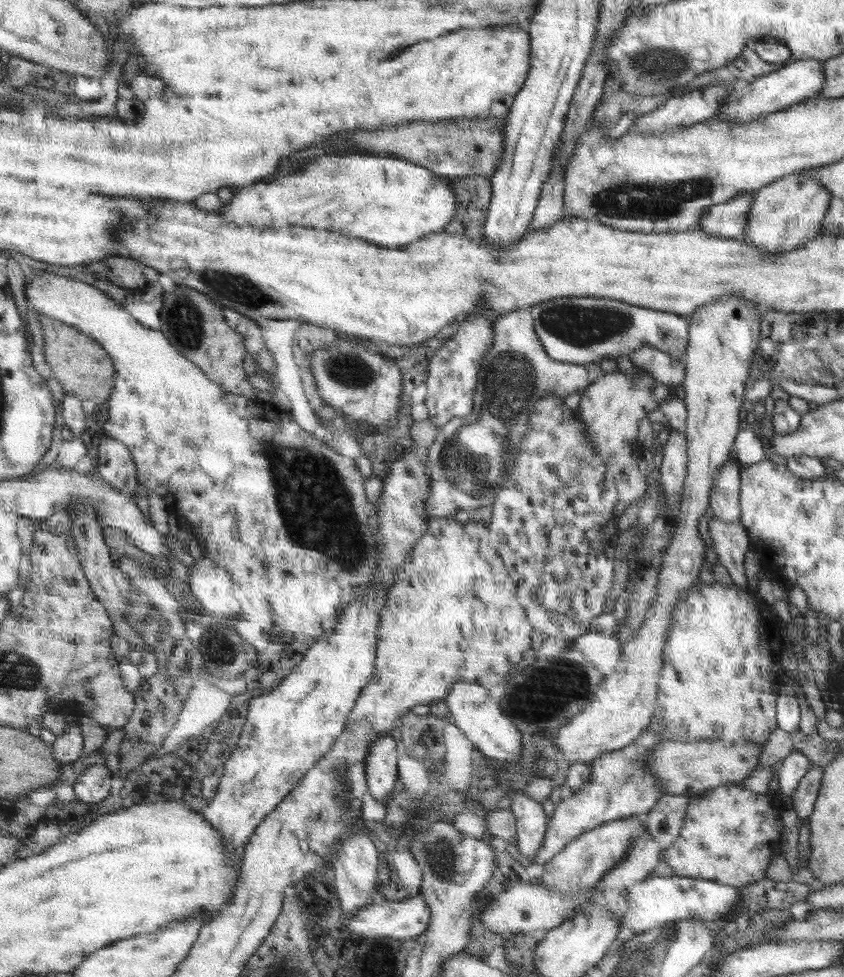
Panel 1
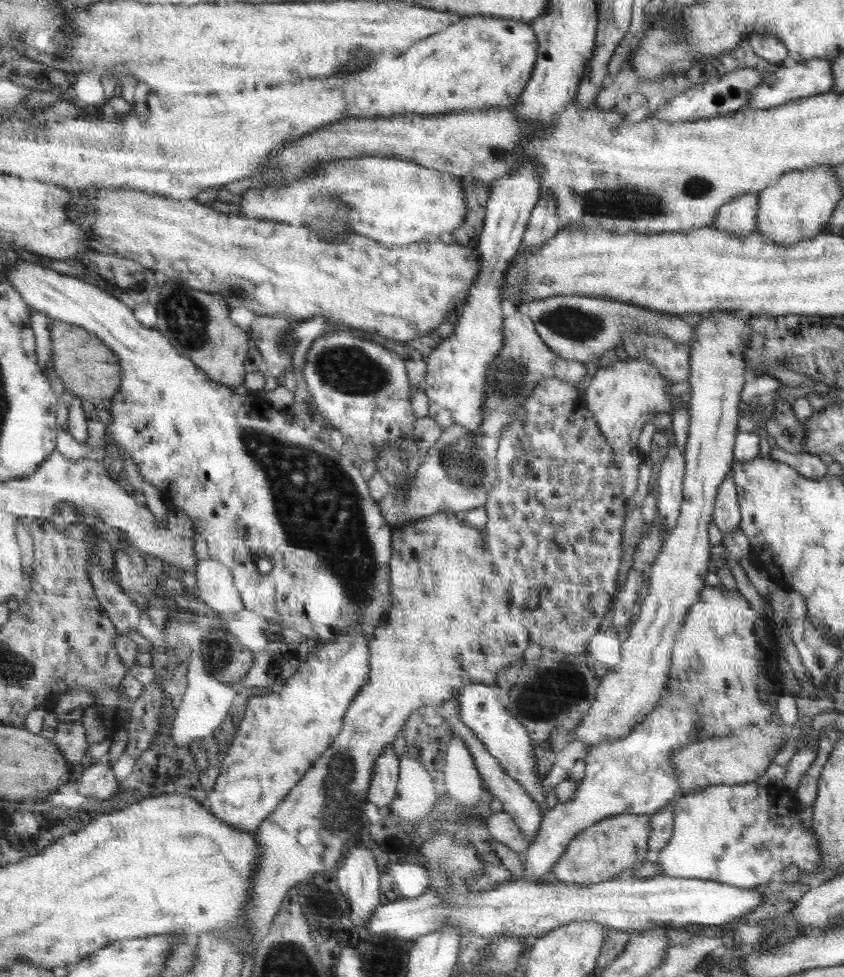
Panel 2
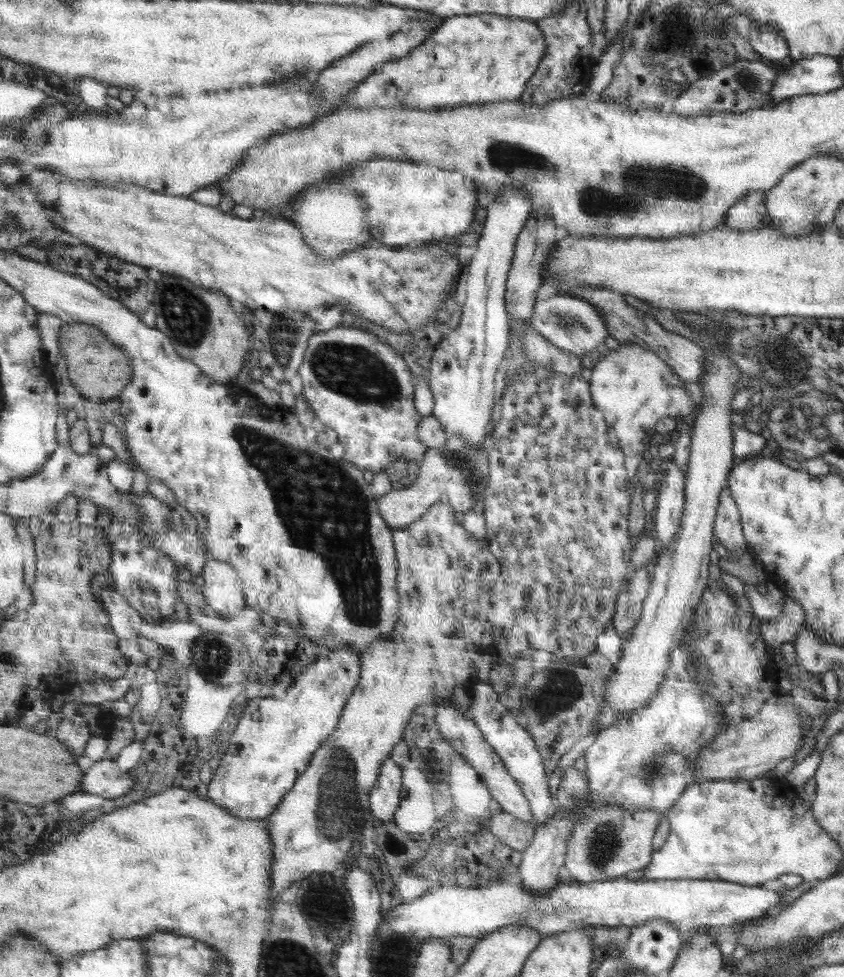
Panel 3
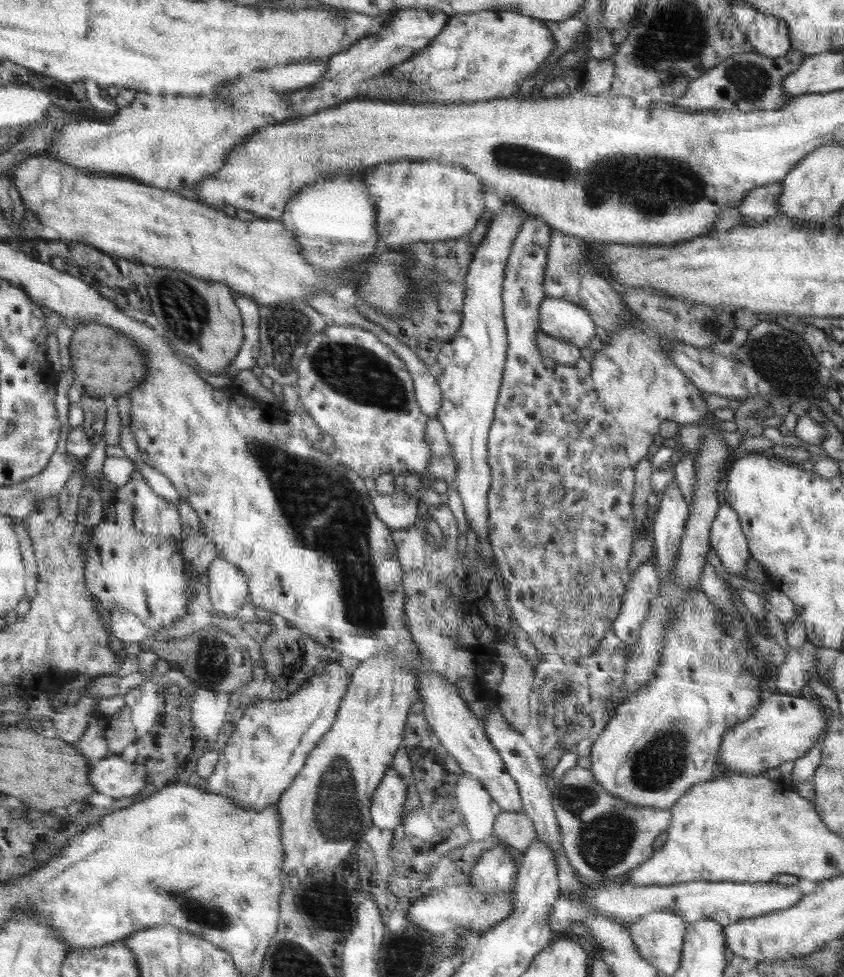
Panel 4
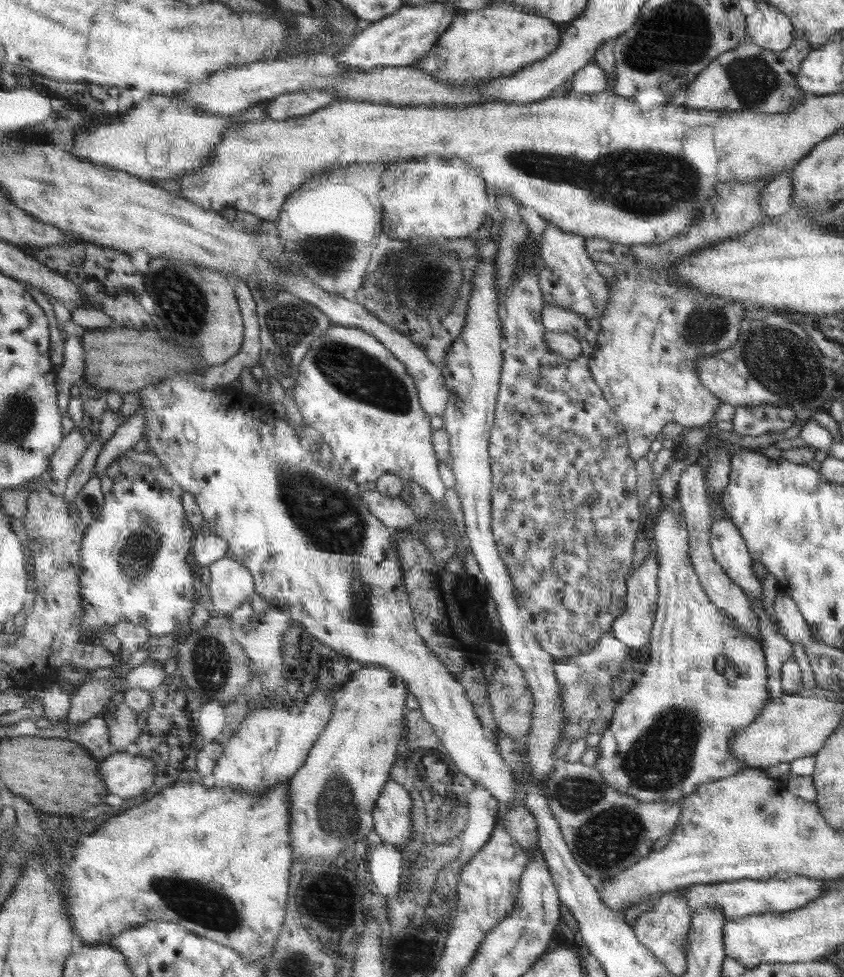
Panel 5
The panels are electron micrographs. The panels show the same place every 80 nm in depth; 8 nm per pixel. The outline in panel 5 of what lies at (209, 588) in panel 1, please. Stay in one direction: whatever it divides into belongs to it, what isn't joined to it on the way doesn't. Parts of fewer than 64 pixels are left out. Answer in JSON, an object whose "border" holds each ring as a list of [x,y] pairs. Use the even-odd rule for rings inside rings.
{"border":[[[224,556],[209,564],[211,581],[209,584],[212,604],[214,604],[213,613],[230,614],[238,606],[248,600],[254,594],[255,582],[252,582],[252,573],[242,564],[236,562],[230,556]]]}

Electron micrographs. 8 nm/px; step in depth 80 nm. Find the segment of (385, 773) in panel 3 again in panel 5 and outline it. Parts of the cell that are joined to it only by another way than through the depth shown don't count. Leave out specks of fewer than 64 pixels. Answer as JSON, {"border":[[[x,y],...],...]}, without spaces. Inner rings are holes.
{"border":[[[393,779],[382,792],[374,810],[374,829],[383,841],[401,852],[412,836],[412,798],[403,785]]]}

